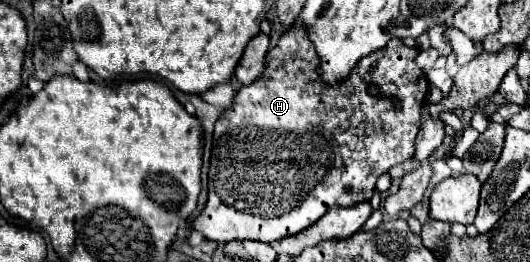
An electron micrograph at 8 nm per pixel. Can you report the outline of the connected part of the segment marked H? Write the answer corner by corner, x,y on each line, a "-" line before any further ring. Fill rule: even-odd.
295,25
289,29
267,53
263,75
251,85
243,85
231,107
225,109
215,123
207,183
209,197
191,227
215,243
233,239
271,243
307,229
331,207
369,201
377,177
387,173
389,167
411,159
415,153
415,137
421,125
419,109
427,99
429,87
425,73
415,65
417,53
417,47
407,47
401,39
393,39
387,47
363,57
351,77
341,85
329,87
317,75
317,53
303,27
-
371,85
375,85
383,97
371,95
-
391,97
399,99
401,111
393,109

